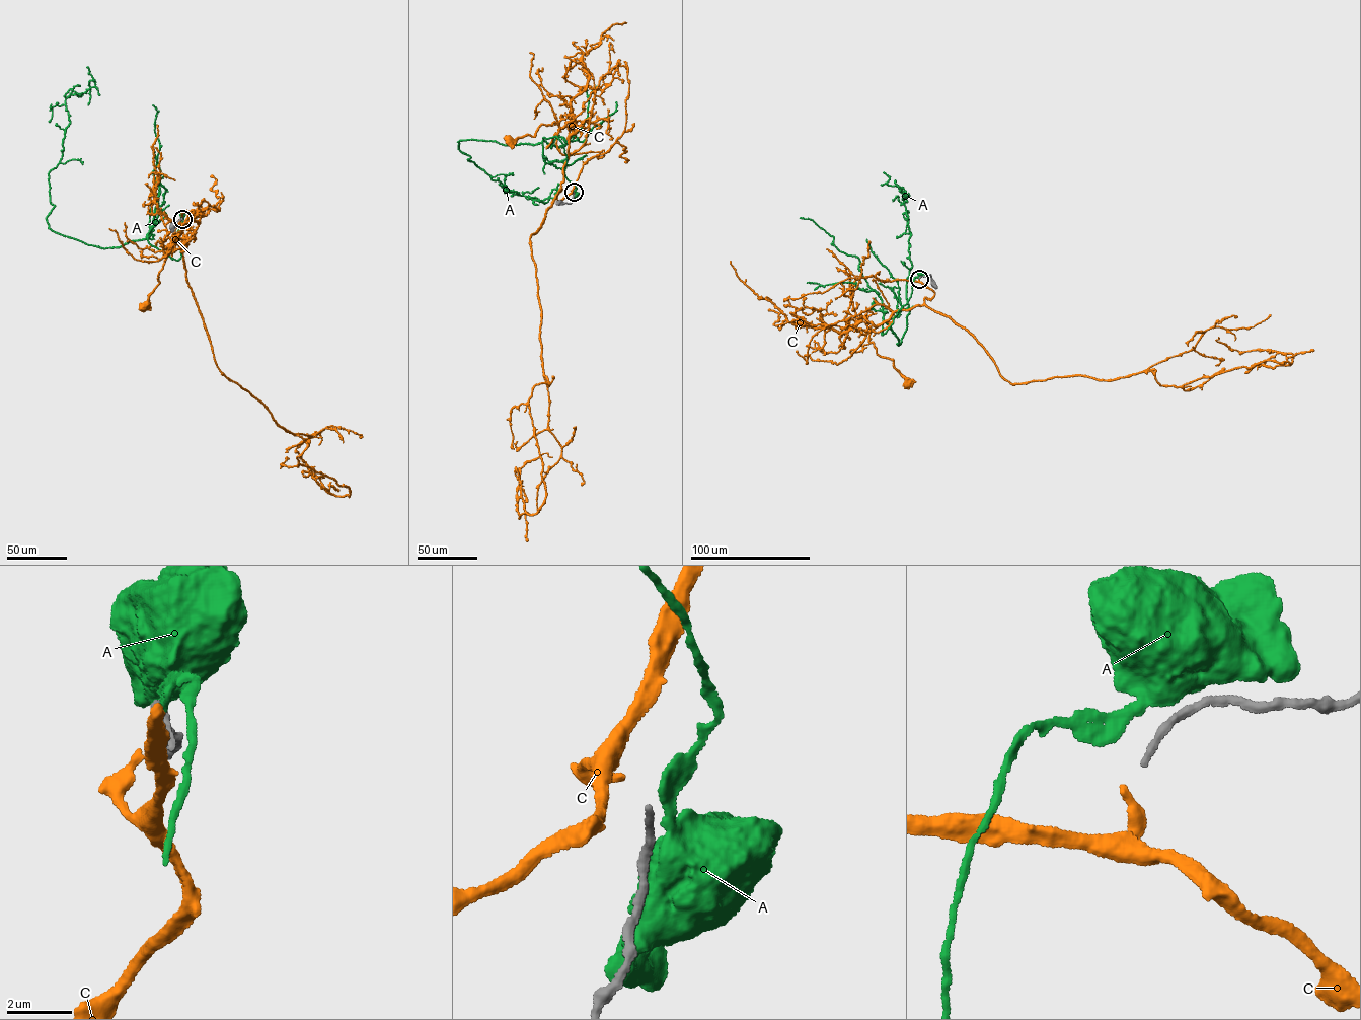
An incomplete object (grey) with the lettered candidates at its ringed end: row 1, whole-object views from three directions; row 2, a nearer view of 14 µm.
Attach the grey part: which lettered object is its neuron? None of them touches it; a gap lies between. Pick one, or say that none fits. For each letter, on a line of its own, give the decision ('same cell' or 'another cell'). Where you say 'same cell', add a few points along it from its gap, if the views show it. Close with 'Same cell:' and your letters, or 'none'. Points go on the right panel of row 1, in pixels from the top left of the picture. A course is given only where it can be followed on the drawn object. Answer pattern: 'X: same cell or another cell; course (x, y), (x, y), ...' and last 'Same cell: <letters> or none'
A: another cell
C: another cell
Same cell: none

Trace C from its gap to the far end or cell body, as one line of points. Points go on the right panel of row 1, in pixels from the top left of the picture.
C: (918, 280), (933, 297), (876, 325), (861, 320), (877, 353), (893, 360), (906, 383)

